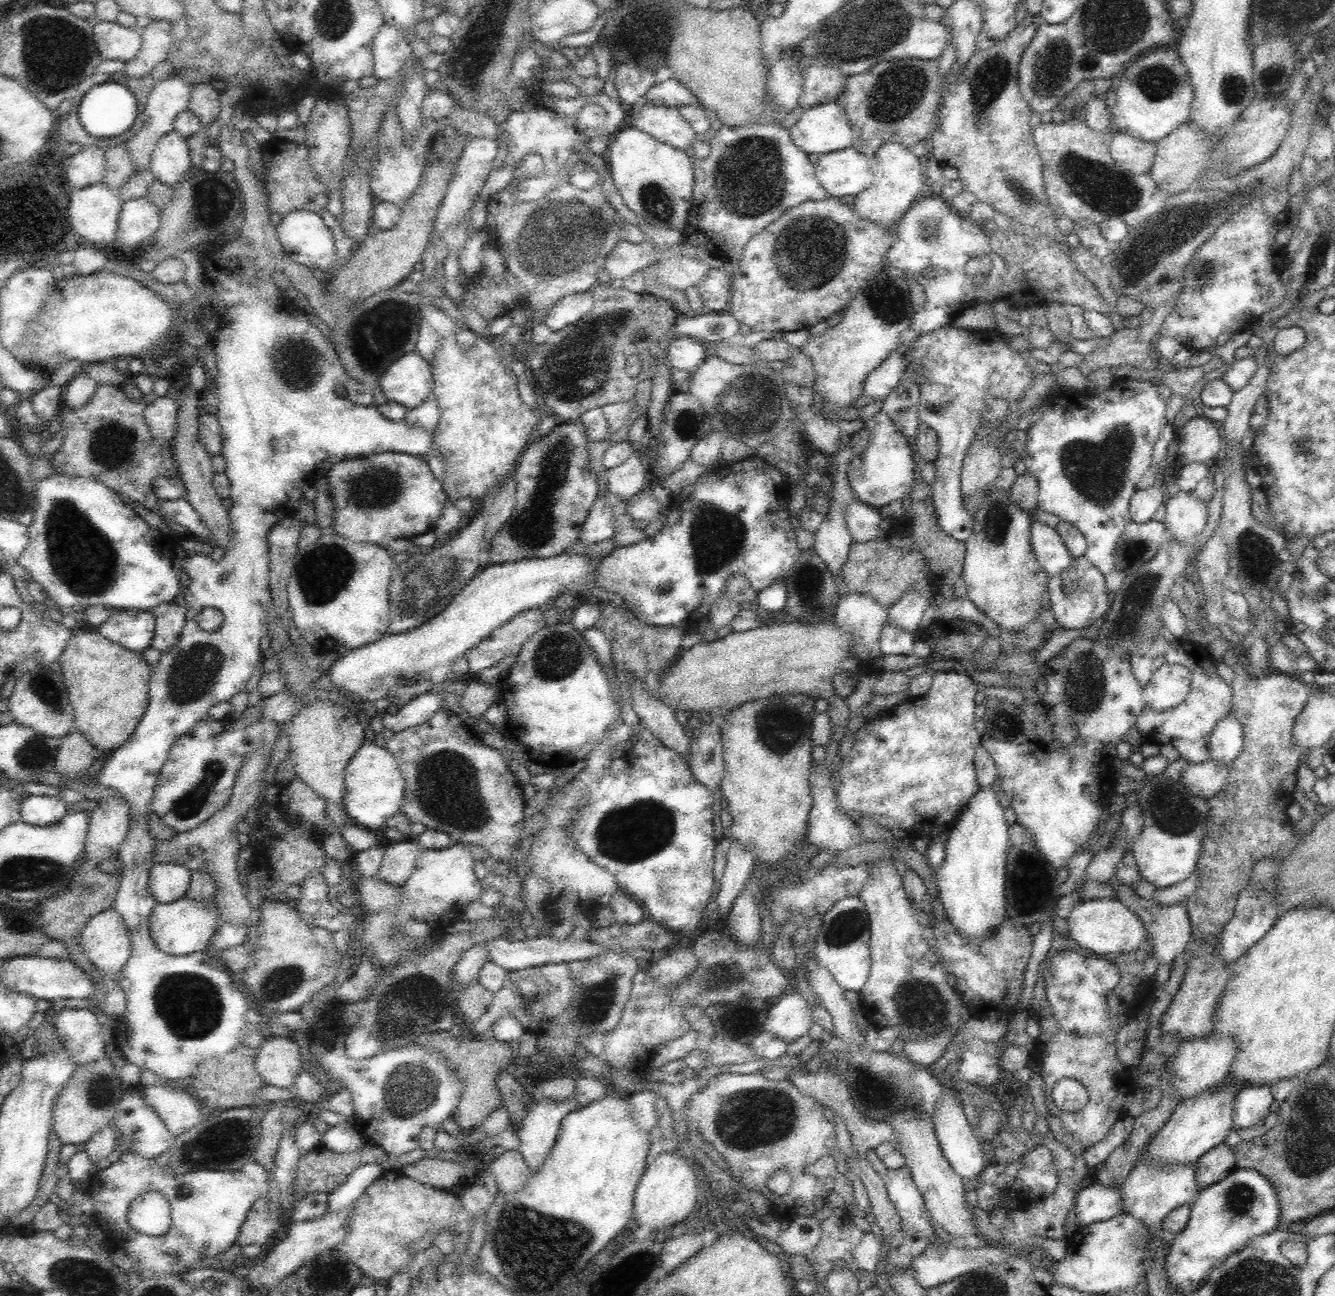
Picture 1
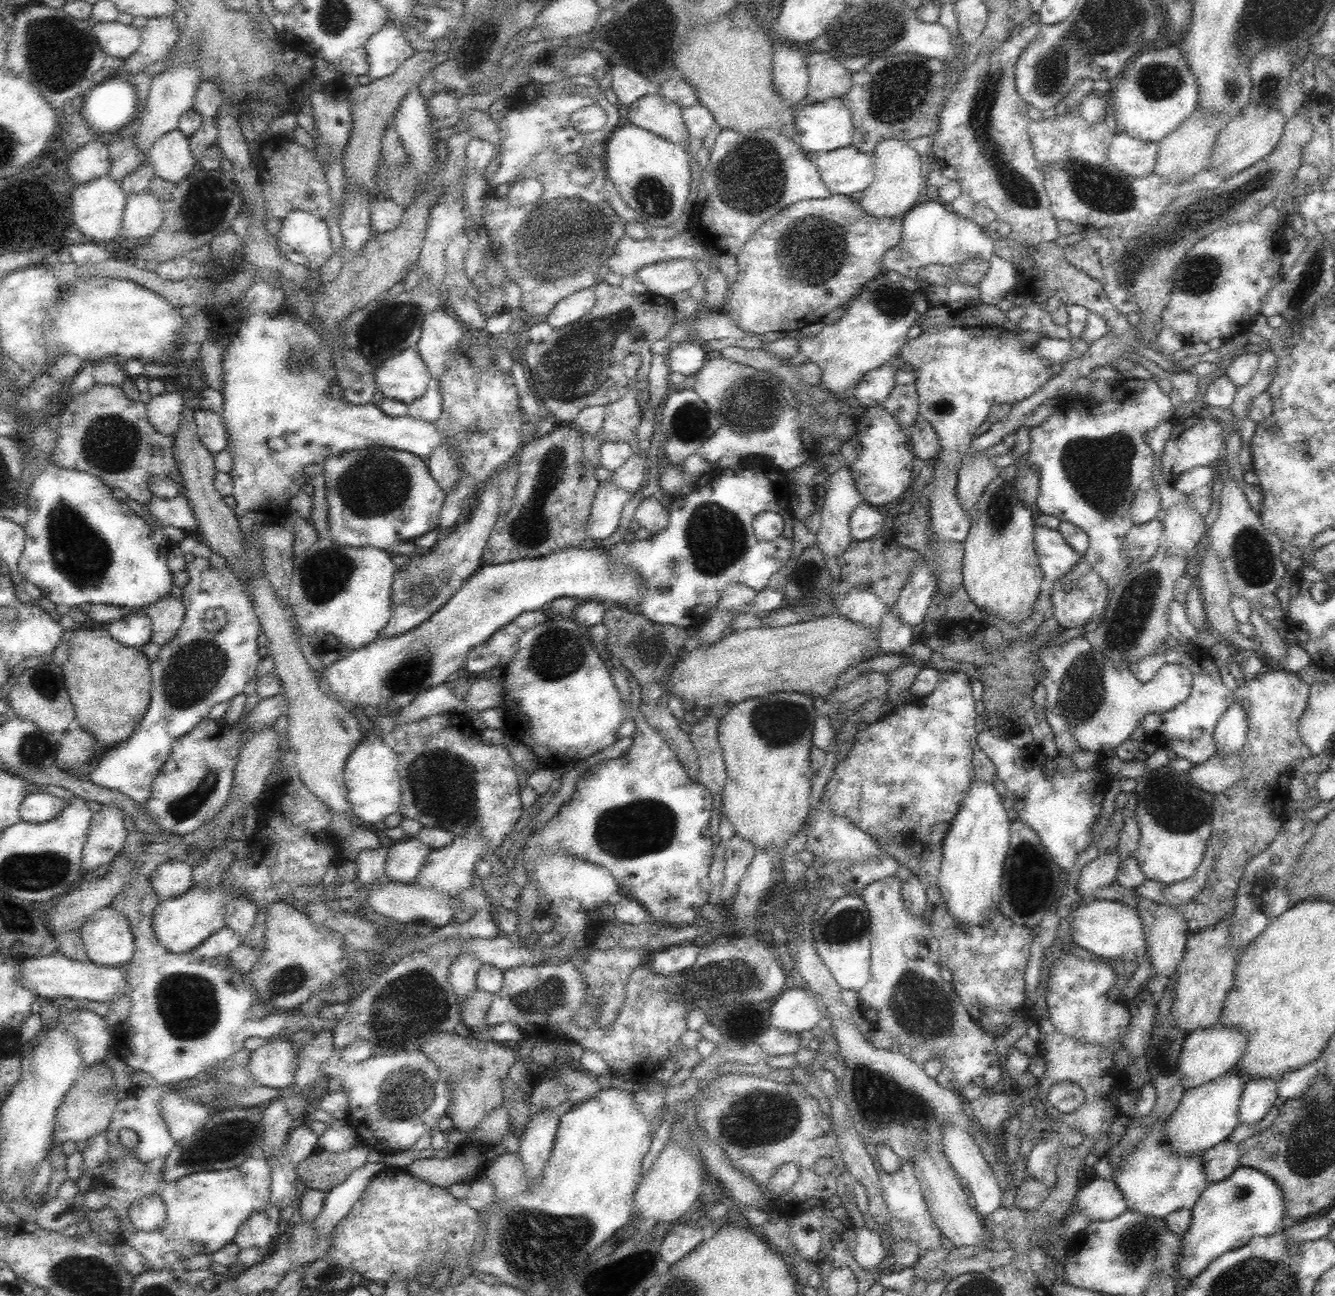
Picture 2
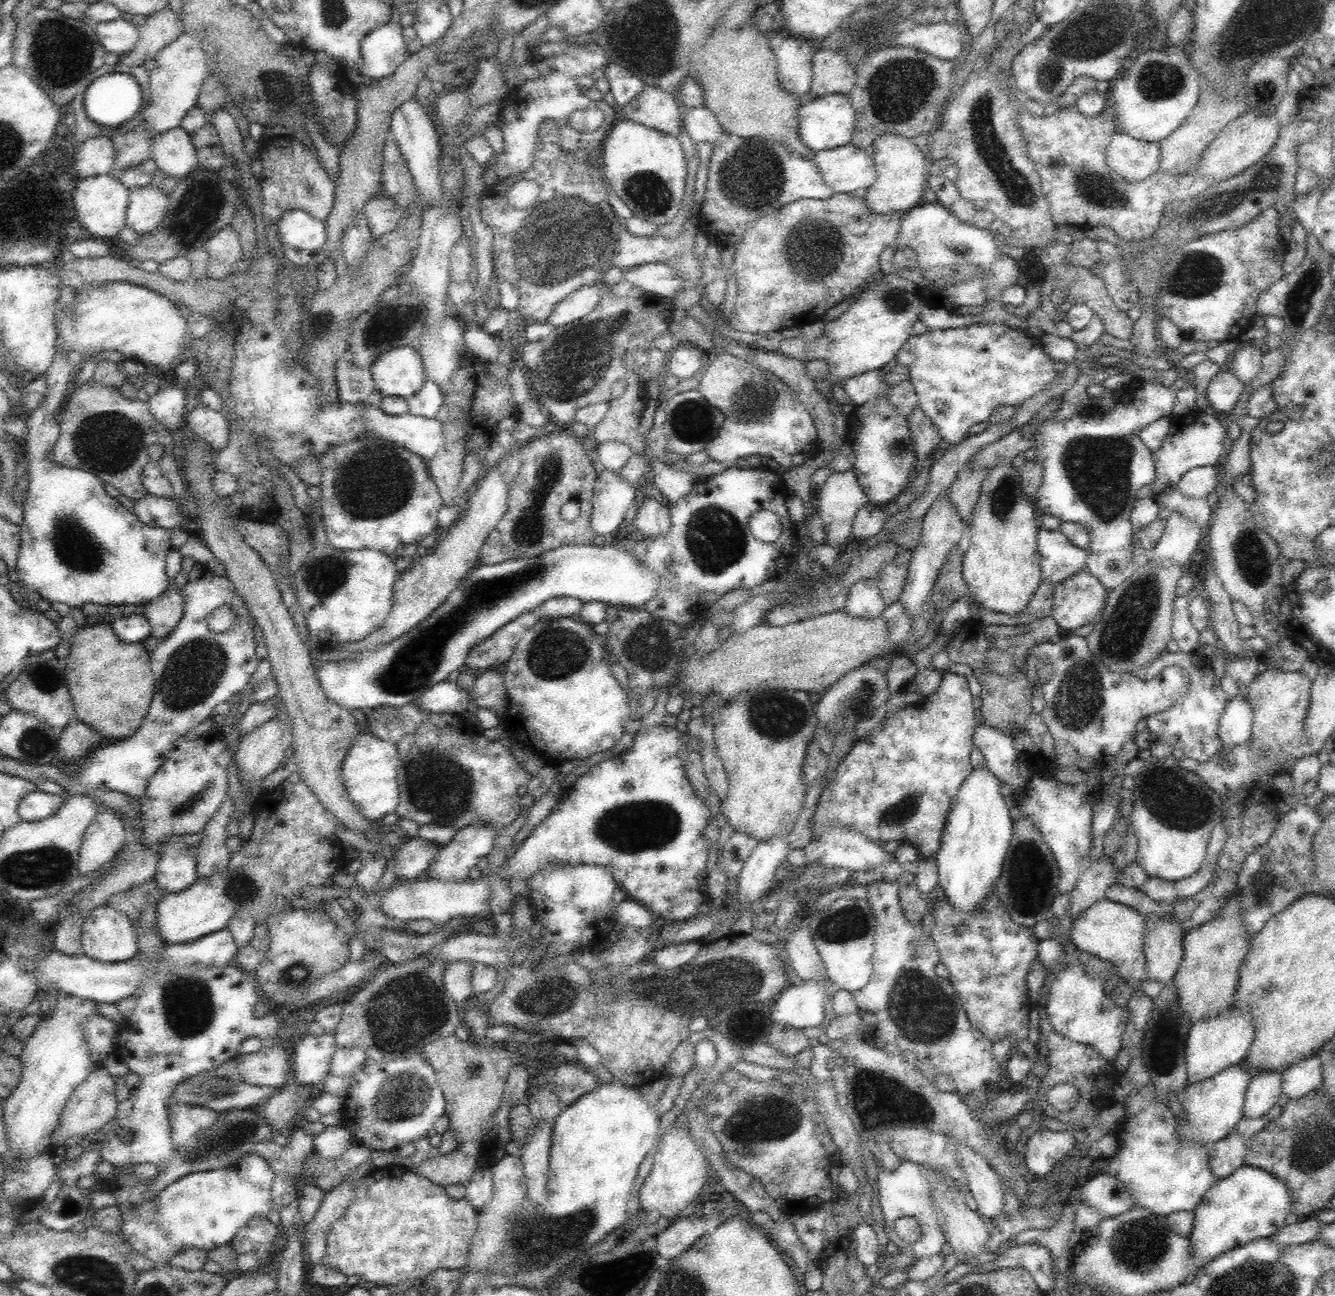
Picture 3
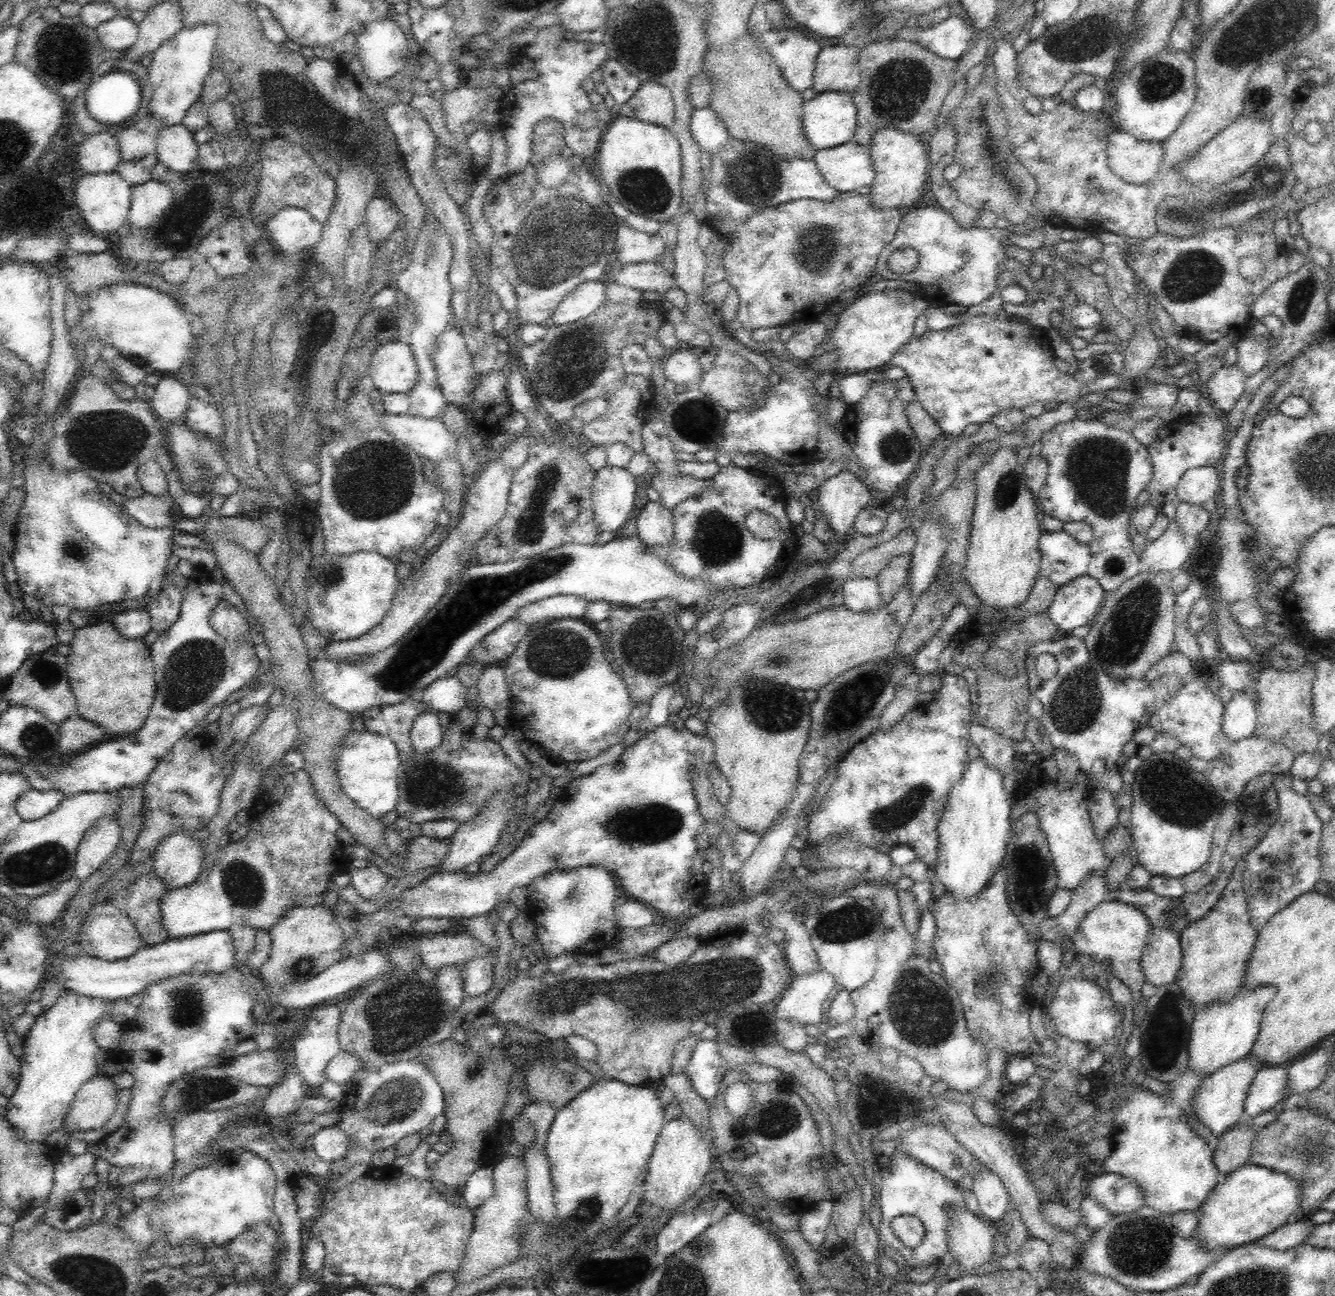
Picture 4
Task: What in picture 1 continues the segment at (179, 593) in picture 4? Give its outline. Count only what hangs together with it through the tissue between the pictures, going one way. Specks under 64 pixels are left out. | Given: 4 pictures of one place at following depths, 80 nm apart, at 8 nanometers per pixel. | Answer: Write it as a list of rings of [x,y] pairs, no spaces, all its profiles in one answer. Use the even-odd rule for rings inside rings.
[[[172,601],[155,606],[151,611],[155,616],[155,635],[151,647],[163,653],[178,642],[185,625],[187,610],[185,606]]]

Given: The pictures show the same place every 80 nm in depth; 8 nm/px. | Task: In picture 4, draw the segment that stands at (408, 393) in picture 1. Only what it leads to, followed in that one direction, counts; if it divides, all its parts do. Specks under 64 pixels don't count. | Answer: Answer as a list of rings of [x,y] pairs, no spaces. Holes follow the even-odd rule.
[[[408,342],[381,344],[369,358],[368,377],[380,392],[407,394],[416,386],[420,373]]]

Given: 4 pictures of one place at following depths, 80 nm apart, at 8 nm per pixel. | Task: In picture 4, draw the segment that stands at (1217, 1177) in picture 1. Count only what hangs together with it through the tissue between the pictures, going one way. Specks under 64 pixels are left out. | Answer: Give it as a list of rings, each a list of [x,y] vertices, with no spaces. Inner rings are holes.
[[[1238,1123],[1217,1136],[1218,1143],[1213,1150],[1213,1161],[1221,1177],[1250,1160],[1254,1131],[1246,1123]]]

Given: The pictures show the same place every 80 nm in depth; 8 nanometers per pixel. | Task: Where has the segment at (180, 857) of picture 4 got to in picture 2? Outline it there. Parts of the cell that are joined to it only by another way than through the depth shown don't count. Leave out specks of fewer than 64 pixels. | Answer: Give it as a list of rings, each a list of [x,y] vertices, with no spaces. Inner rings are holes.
[[[166,861],[150,874],[154,891],[161,900],[171,899],[188,892],[192,888],[192,865],[182,861]]]

